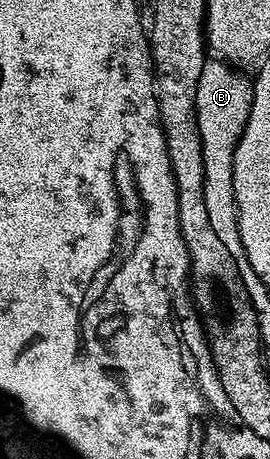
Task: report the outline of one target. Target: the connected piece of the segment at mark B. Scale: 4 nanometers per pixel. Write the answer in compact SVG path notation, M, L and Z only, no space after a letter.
M224 61L206 62L197 86L197 132L203 145L205 170L204 197L209 200L208 220L231 223L239 230L237 216L237 146L245 136L247 117L251 117L253 85L244 70Z

